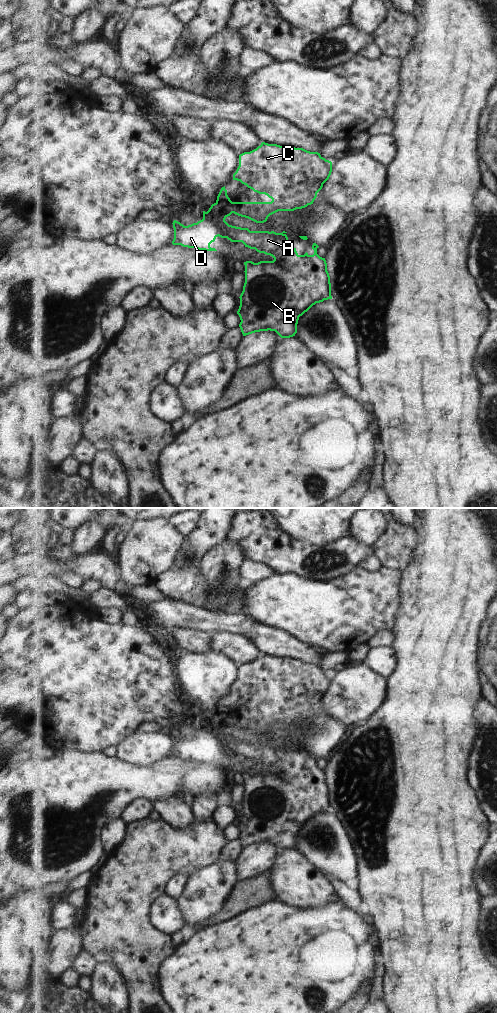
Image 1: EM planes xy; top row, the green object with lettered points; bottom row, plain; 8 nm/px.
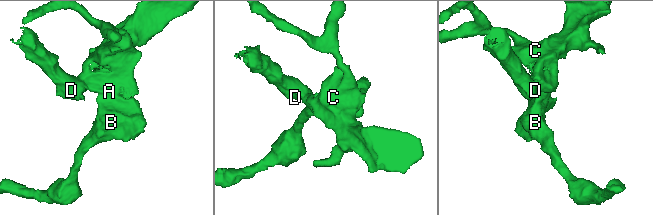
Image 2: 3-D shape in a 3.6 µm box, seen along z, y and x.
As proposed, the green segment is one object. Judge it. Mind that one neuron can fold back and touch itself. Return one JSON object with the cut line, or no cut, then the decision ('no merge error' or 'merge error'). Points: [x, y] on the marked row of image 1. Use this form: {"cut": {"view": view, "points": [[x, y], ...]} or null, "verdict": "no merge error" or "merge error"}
{"cut": {"view": "xy", "points": [[207, 211], [208, 215], [219, 226], [226, 237]]}, "verdict": "merge error"}

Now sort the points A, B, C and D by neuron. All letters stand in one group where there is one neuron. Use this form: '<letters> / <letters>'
A B C / D

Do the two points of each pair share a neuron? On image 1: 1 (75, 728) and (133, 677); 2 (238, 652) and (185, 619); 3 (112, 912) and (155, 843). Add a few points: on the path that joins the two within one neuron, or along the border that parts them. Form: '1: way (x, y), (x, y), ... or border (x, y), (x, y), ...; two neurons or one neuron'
1: way (89, 715), (92, 715), (119, 688); one neuron
2: border (220, 631), (231, 631), (243, 635); two neurons
3: way (121, 895), (147, 860); one neuron

